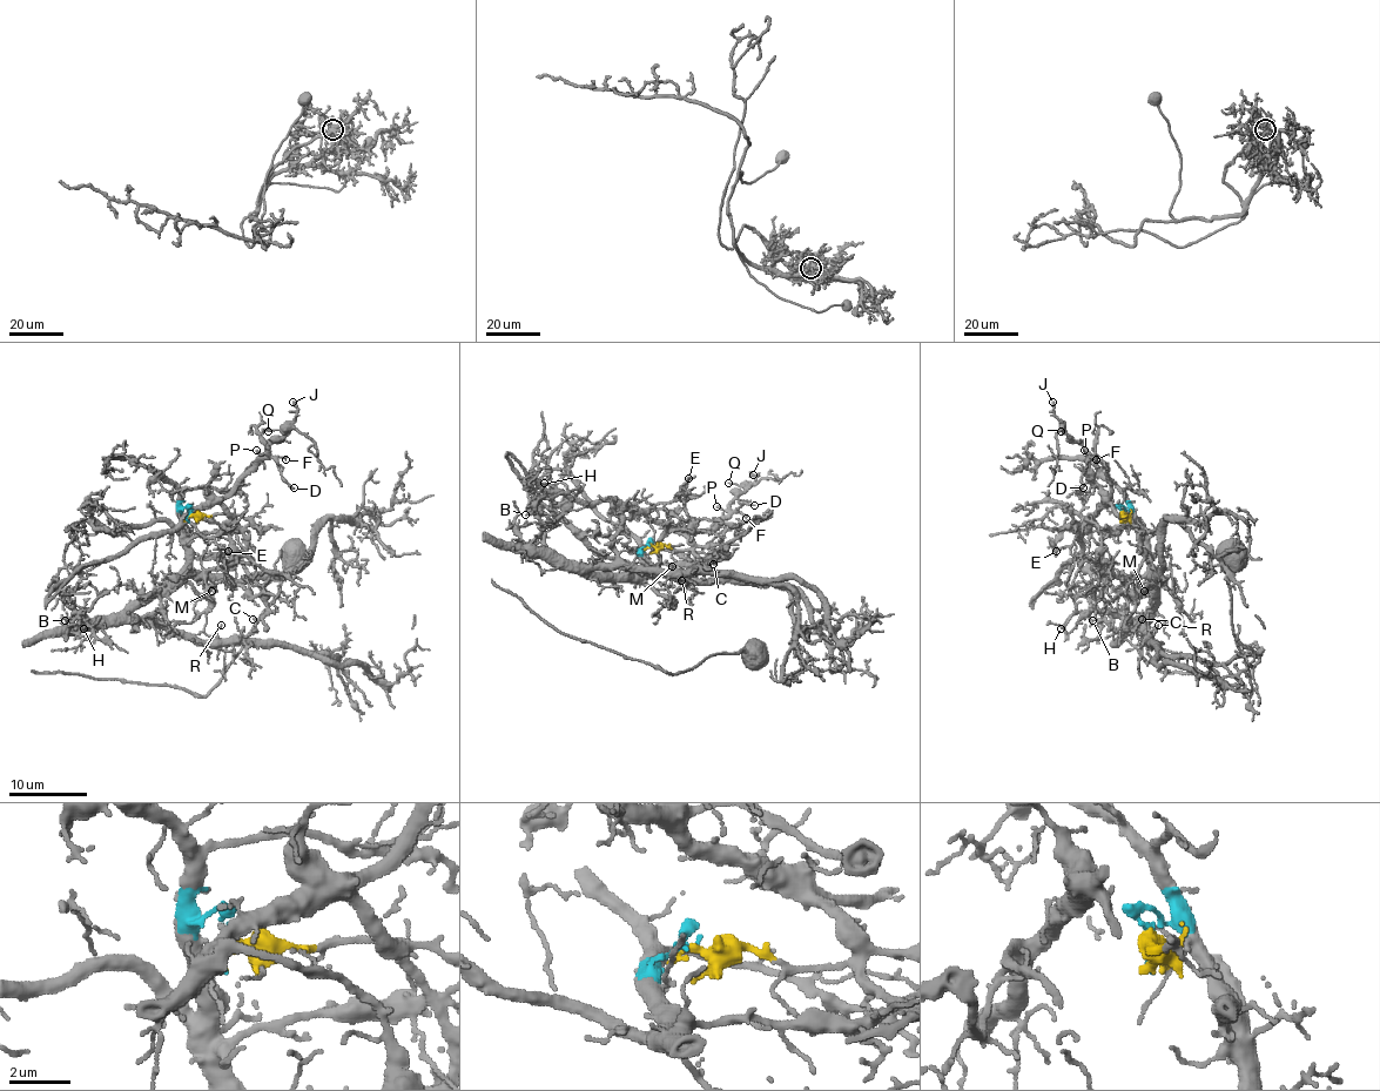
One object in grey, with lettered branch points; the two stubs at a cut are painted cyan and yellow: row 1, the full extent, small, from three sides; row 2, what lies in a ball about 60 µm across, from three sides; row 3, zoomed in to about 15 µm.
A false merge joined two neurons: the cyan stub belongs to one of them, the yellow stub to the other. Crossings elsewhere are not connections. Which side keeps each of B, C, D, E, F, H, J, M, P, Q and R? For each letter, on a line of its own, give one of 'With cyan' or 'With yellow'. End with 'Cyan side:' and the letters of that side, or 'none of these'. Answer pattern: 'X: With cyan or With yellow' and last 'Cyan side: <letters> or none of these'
B: With cyan
C: With cyan
D: With yellow
E: With yellow
F: With yellow
H: With cyan
J: With yellow
M: With cyan
P: With yellow
Q: With yellow
R: With cyan
Cyan side: B, C, H, M, R

